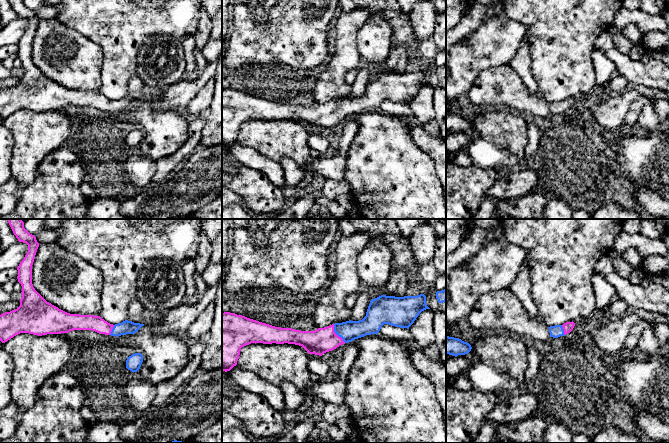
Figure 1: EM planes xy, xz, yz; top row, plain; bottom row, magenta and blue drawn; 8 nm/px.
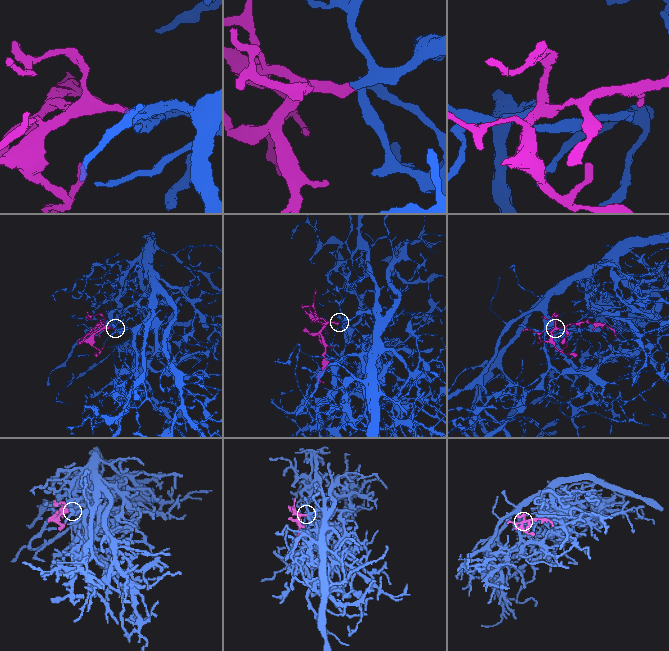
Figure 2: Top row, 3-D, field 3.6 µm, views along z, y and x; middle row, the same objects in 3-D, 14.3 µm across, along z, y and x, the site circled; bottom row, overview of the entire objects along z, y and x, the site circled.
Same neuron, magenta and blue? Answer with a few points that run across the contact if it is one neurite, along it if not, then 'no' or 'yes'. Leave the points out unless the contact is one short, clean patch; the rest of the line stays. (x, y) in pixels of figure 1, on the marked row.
line xz (322, 340), (331, 337), (335, 333), (343, 333), (350, 330); yes

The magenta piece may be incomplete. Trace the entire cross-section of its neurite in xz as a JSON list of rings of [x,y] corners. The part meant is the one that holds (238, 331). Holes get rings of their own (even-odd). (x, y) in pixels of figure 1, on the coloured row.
[[[424,294],[404,297],[381,295],[370,301],[366,316],[362,320],[335,323],[324,328],[318,328],[315,331],[275,327],[242,315],[224,312],[222,313],[222,371],[230,371],[236,366],[241,348],[251,343],[295,344],[302,346],[309,354],[322,356],[324,353],[355,339],[371,334],[377,335],[384,324],[409,329],[419,314],[426,309],[430,308],[426,304],[426,296]]]

